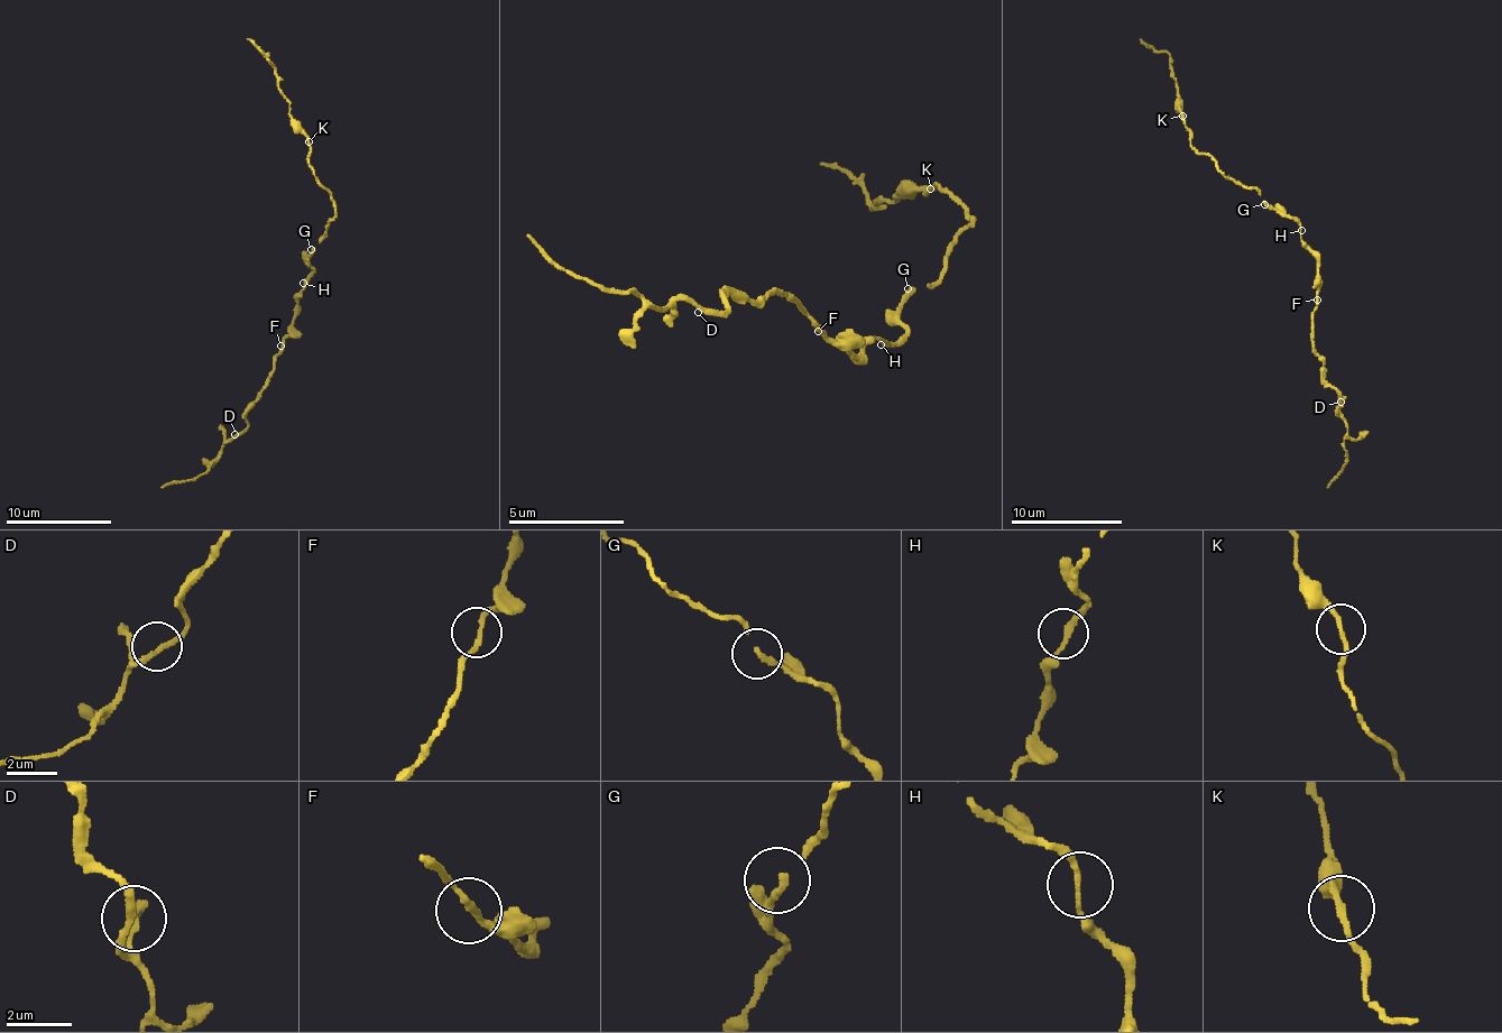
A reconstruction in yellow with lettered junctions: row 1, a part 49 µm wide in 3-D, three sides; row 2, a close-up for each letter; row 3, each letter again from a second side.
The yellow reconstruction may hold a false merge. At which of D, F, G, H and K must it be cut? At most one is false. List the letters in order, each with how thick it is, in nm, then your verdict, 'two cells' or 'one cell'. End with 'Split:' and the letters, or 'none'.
D: 190 nm thick; one cell
F: 160 nm thick; one cell
G: 170 nm thick; one cell
H: 180 nm thick; one cell
K: 170 nm thick; one cell
Split: none

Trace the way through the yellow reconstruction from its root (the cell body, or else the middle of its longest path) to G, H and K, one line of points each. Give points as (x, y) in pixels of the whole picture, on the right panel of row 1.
G: (1292, 217), (1275, 212), (1264, 204)
H: (1292, 217), (1301, 230)
K: (1292, 217), (1275, 212), (1254, 190), (1228, 180), (1215, 159), (1196, 150), (1183, 114)

